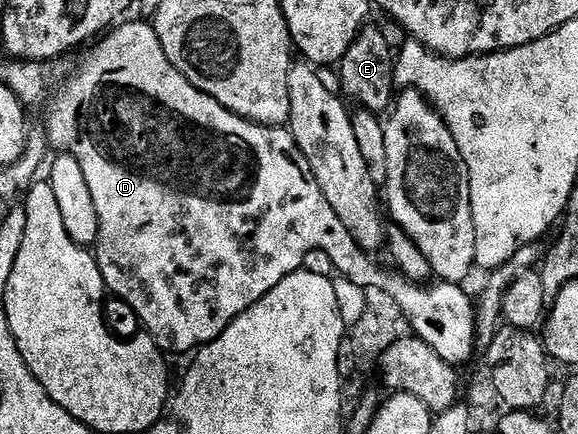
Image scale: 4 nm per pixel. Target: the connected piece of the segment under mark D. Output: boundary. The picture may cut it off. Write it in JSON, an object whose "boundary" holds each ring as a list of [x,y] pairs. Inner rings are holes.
{"boundary":[[[121,21],[97,41],[97,46],[81,60],[80,67],[65,80],[64,87],[53,96],[52,103],[48,106],[46,137],[53,151],[69,154],[74,156],[74,160],[78,160],[83,174],[86,175],[86,184],[90,184],[90,196],[94,196],[94,208],[98,212],[100,225],[94,253],[107,293],[117,294],[140,317],[140,322],[144,325],[141,327],[156,341],[157,346],[165,352],[173,350],[176,354],[184,354],[187,350],[192,352],[212,342],[237,316],[258,304],[258,300],[262,300],[262,296],[266,296],[270,288],[274,288],[286,275],[301,269],[306,252],[321,250],[326,252],[326,256],[330,256],[332,269],[339,277],[358,284],[364,290],[377,287],[388,292],[404,313],[406,320],[410,322],[413,335],[425,341],[442,360],[456,368],[462,367],[463,362],[471,356],[476,342],[478,343],[474,302],[473,299],[468,299],[467,292],[463,290],[465,287],[455,282],[440,280],[435,283],[437,286],[433,290],[427,290],[427,285],[412,282],[399,270],[387,265],[379,266],[376,263],[377,259],[366,253],[356,243],[354,236],[346,232],[342,220],[334,216],[334,208],[326,204],[326,196],[322,196],[322,188],[318,188],[318,180],[314,180],[314,172],[310,172],[306,156],[302,156],[298,144],[287,129],[260,126],[256,122],[248,122],[245,118],[230,113],[226,107],[218,104],[218,100],[194,88],[194,84],[190,84],[190,80],[186,80],[186,76],[182,76],[182,72],[178,72],[178,68],[170,64],[156,35],[155,25],[151,21],[128,21]]]}

